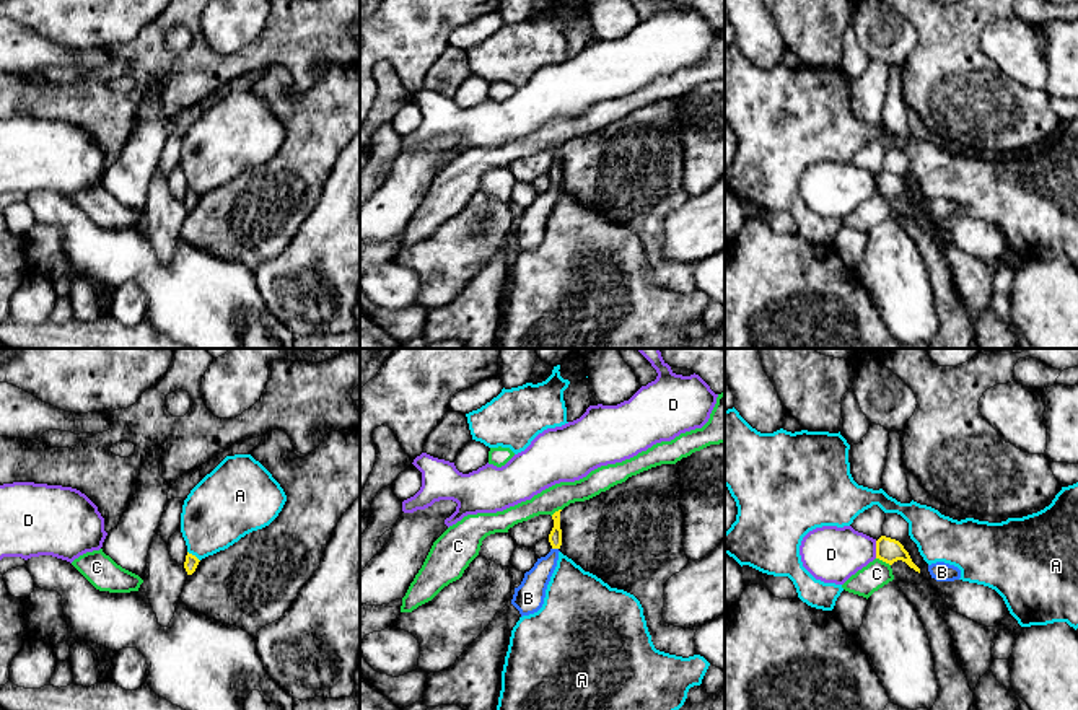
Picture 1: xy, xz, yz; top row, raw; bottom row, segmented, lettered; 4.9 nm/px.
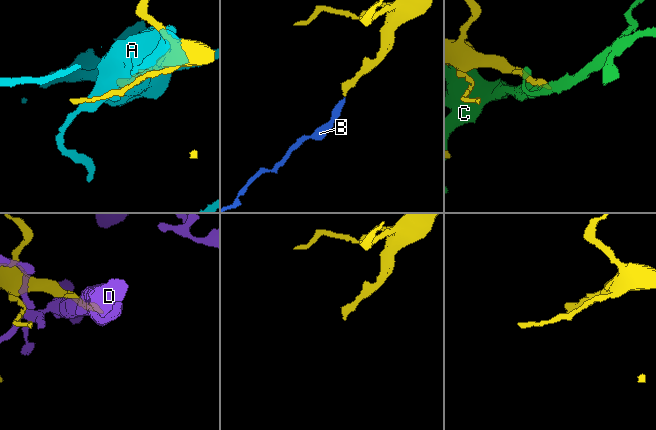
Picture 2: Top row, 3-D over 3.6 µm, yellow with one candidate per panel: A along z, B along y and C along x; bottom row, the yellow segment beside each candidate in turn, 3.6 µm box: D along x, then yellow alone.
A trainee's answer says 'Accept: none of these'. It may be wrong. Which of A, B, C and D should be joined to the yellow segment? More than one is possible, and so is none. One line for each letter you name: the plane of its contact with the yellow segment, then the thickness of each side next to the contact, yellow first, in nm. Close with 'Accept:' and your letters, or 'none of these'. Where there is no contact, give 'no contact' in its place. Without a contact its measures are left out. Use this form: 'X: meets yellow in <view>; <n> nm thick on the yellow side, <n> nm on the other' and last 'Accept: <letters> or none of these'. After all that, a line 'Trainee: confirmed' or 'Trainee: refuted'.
B: meets yellow in xz; 60 nm thick on the yellow side, 140 nm on the other
Accept: B
Trainee: refuted

